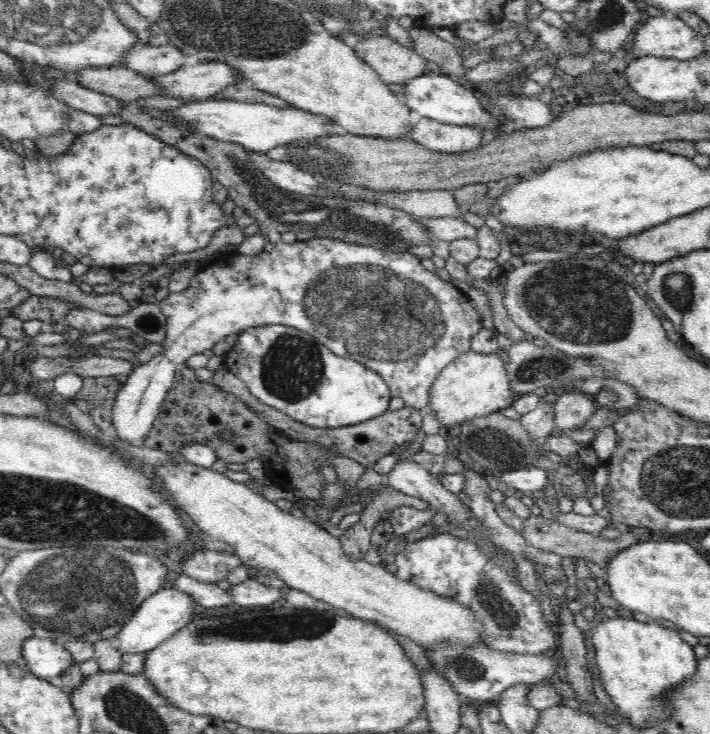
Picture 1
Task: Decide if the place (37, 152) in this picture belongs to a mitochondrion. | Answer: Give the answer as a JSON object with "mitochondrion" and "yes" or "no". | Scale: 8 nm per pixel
{"mitochondrion":"no"}

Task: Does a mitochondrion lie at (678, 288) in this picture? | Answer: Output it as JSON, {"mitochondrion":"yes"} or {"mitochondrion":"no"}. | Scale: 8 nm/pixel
{"mitochondrion":"yes"}

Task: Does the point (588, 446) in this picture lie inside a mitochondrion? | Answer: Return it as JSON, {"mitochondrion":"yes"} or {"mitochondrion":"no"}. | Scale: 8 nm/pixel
{"mitochondrion":"no"}

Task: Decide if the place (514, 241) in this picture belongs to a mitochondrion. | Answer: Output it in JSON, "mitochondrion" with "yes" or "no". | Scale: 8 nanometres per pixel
{"mitochondrion":"no"}

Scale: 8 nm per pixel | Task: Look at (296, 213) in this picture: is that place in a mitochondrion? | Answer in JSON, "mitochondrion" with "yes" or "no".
{"mitochondrion":"yes"}

